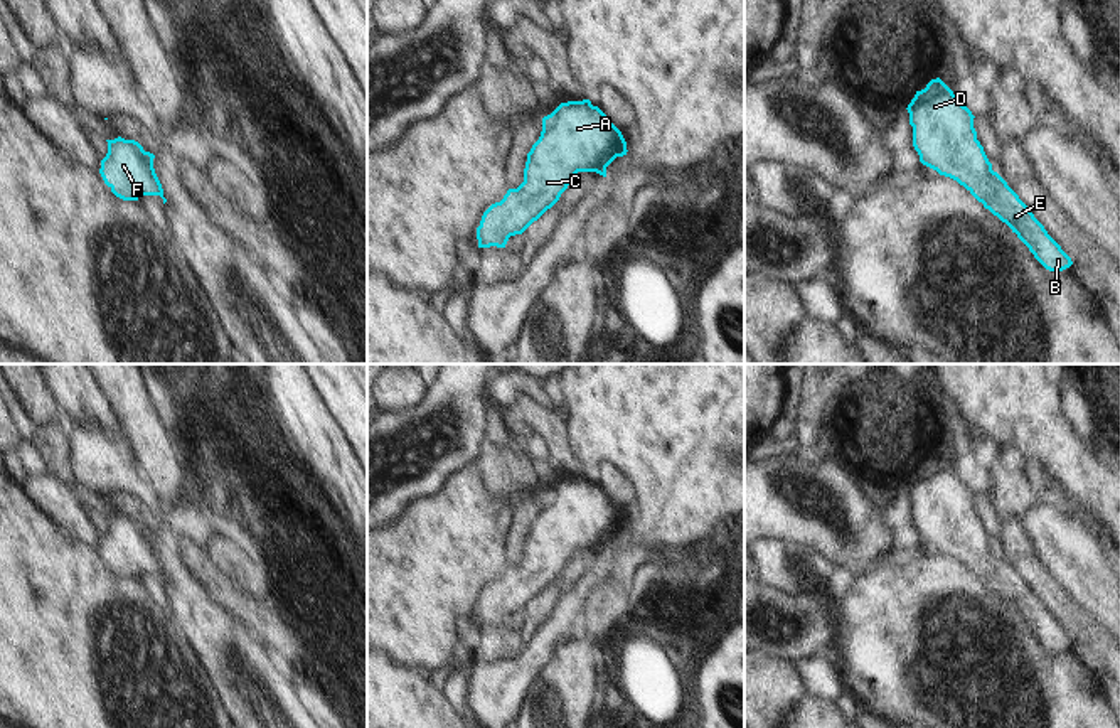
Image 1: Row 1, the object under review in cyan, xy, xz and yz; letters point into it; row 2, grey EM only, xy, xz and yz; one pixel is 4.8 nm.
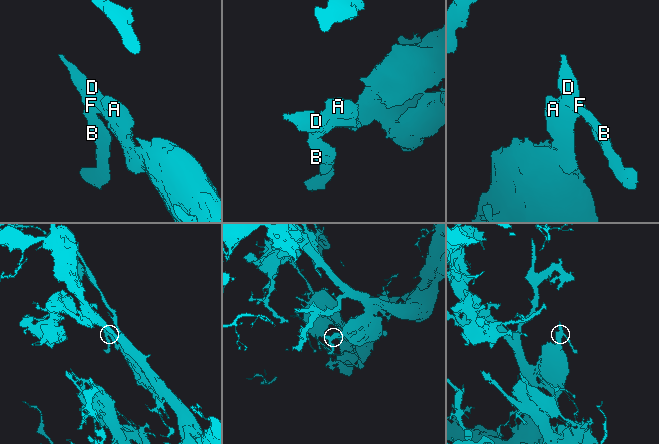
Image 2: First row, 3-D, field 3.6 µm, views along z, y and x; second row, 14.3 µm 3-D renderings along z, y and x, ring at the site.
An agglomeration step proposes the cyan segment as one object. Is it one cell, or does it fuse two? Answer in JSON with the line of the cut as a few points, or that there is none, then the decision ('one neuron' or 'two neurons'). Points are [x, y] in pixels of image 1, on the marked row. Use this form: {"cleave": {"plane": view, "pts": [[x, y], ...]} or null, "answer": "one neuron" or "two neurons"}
{"cleave": null, "answer": "one neuron"}

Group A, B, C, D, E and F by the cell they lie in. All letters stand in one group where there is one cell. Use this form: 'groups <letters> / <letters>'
groups A B C D E F

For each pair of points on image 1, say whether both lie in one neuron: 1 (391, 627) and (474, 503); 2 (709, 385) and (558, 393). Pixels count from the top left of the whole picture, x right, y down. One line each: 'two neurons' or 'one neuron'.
1: one neuron
2: two neurons

